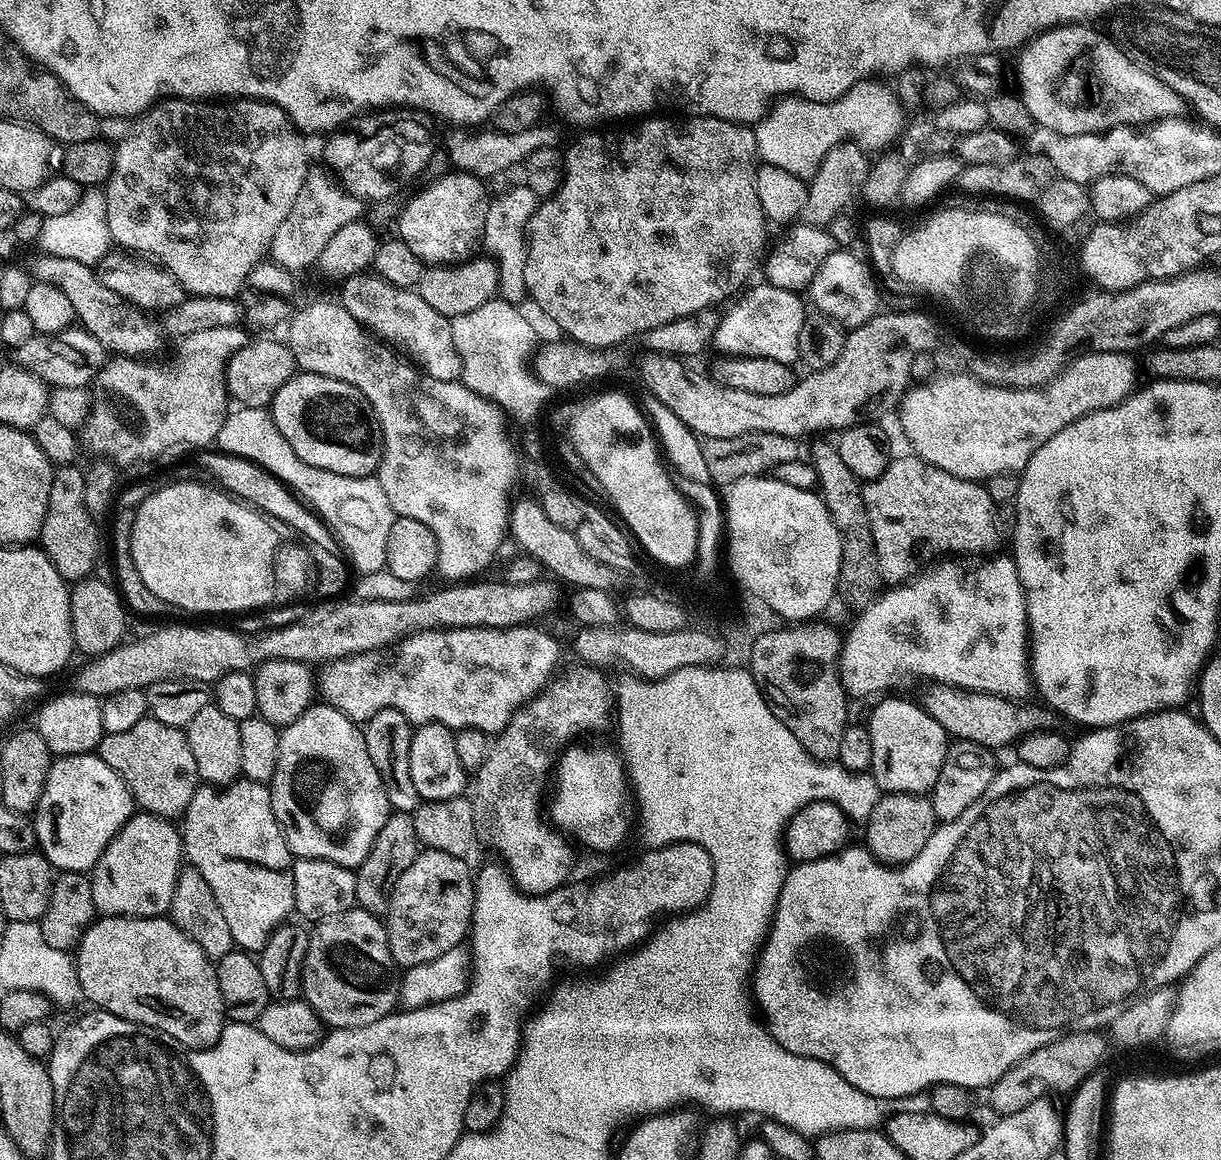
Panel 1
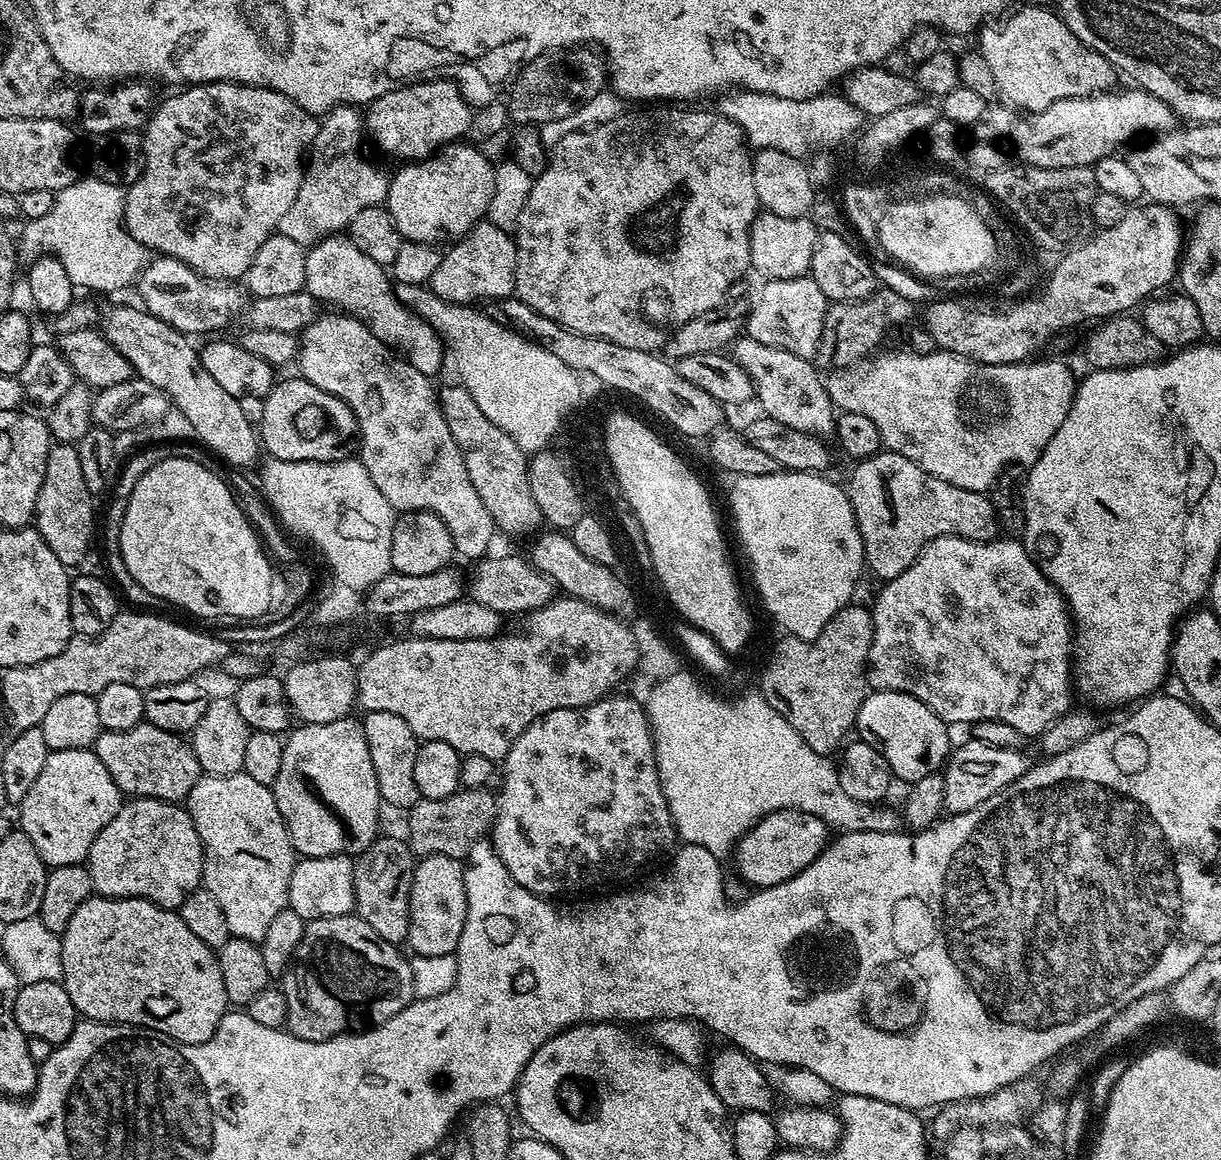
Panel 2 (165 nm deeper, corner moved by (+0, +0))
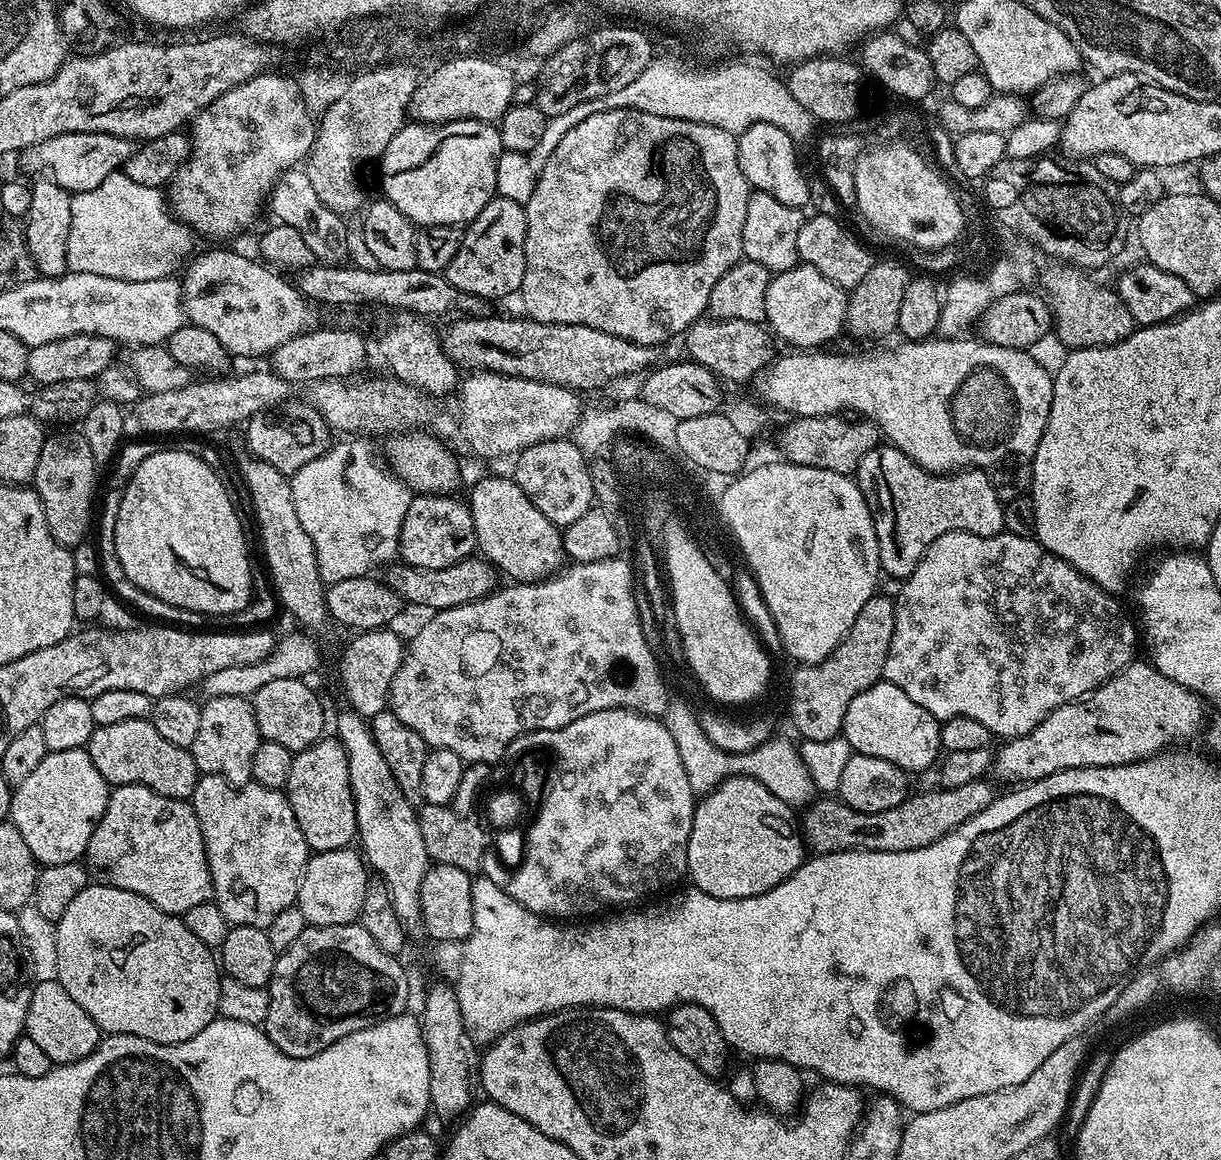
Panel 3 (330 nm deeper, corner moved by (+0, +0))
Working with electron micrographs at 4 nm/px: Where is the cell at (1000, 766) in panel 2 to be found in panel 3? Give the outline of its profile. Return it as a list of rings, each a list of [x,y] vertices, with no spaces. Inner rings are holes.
[[[1151,663],[1127,664],[1082,702],[1054,710],[1030,734],[1011,737],[994,756],[994,772],[1004,780],[1031,782],[1071,768],[1101,768],[1146,760],[1205,731],[1205,701],[1178,686]]]

